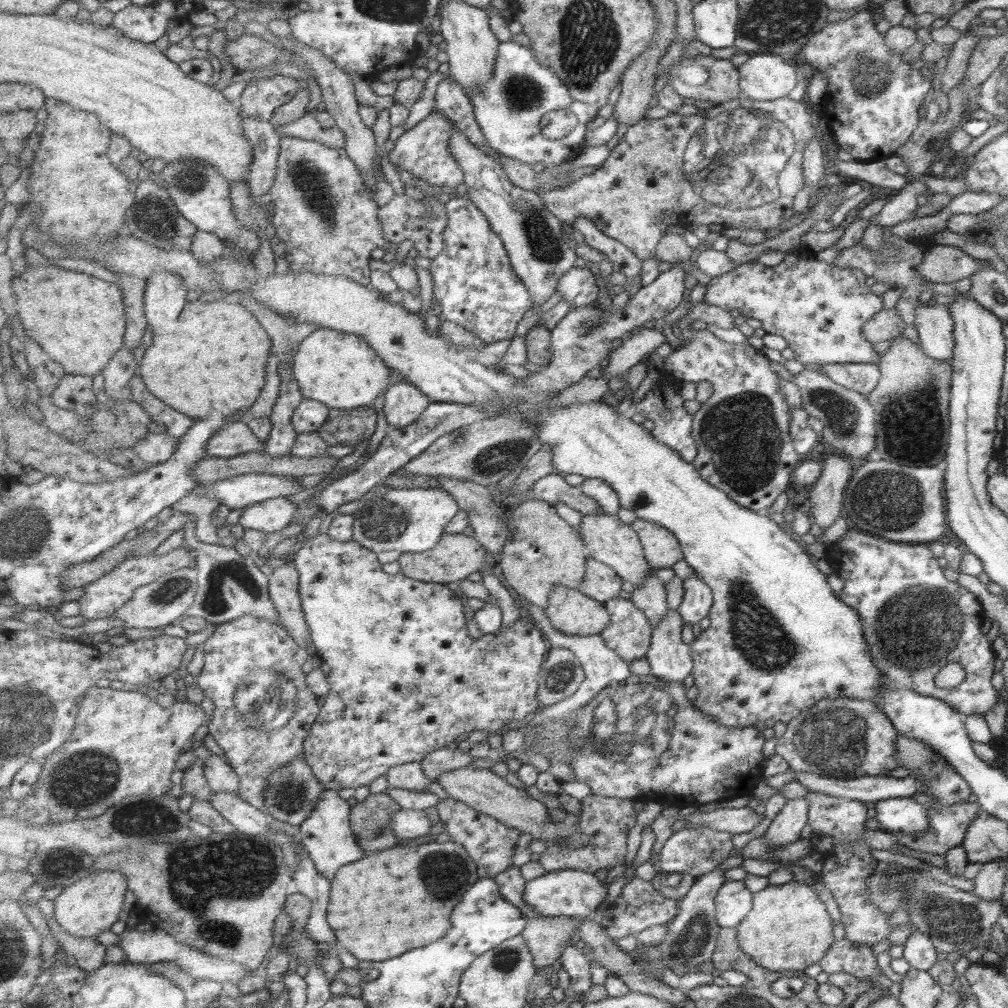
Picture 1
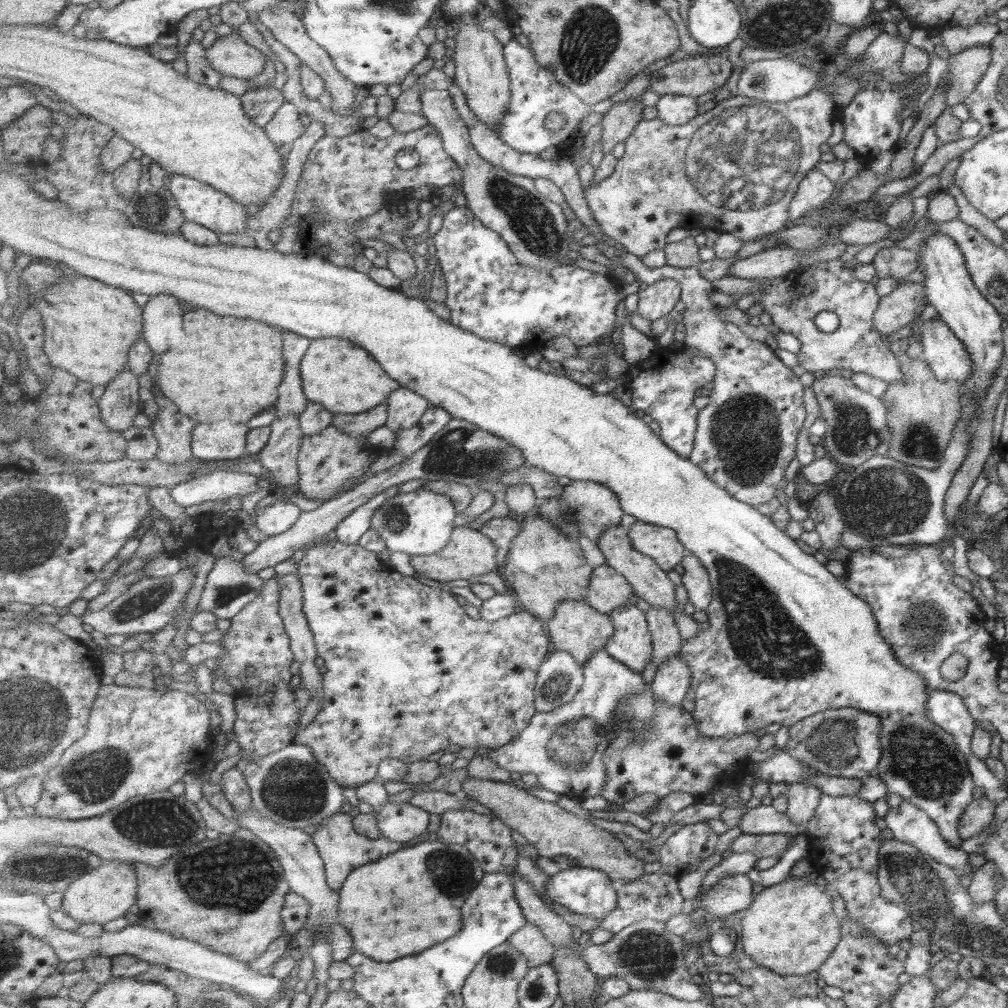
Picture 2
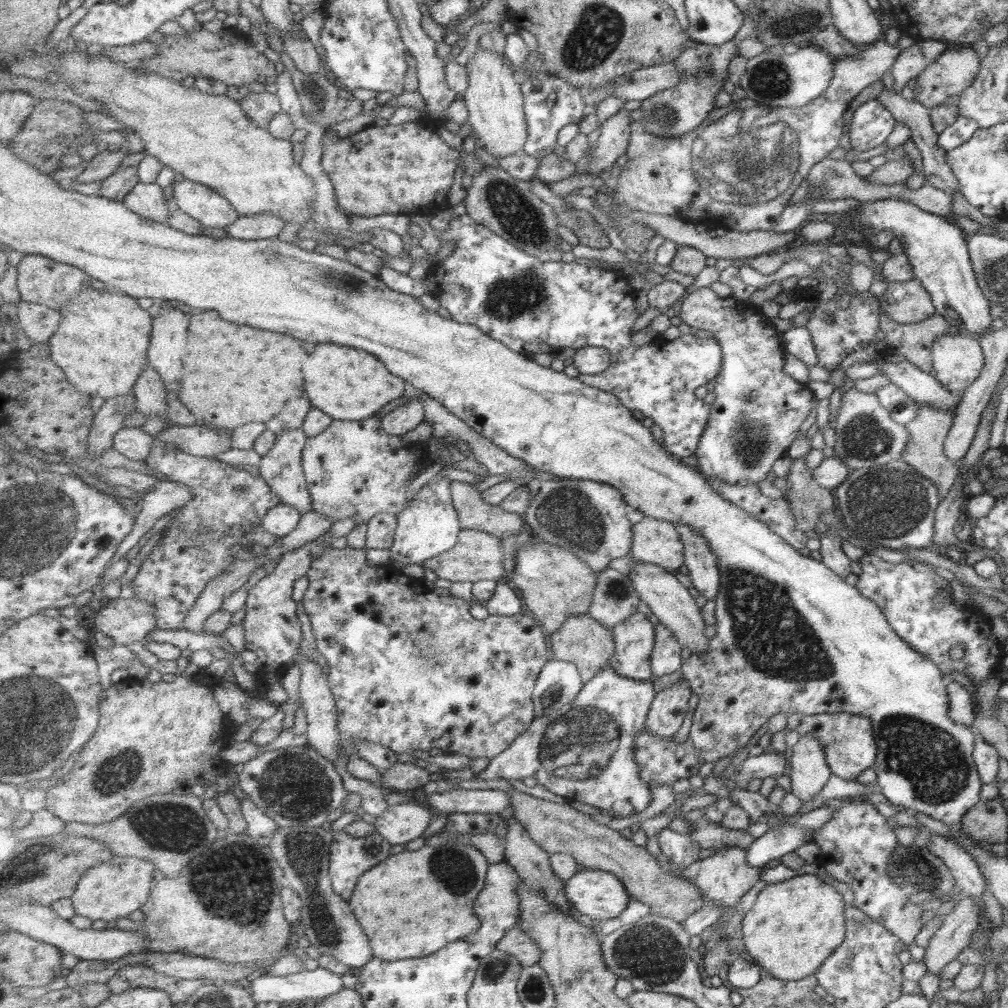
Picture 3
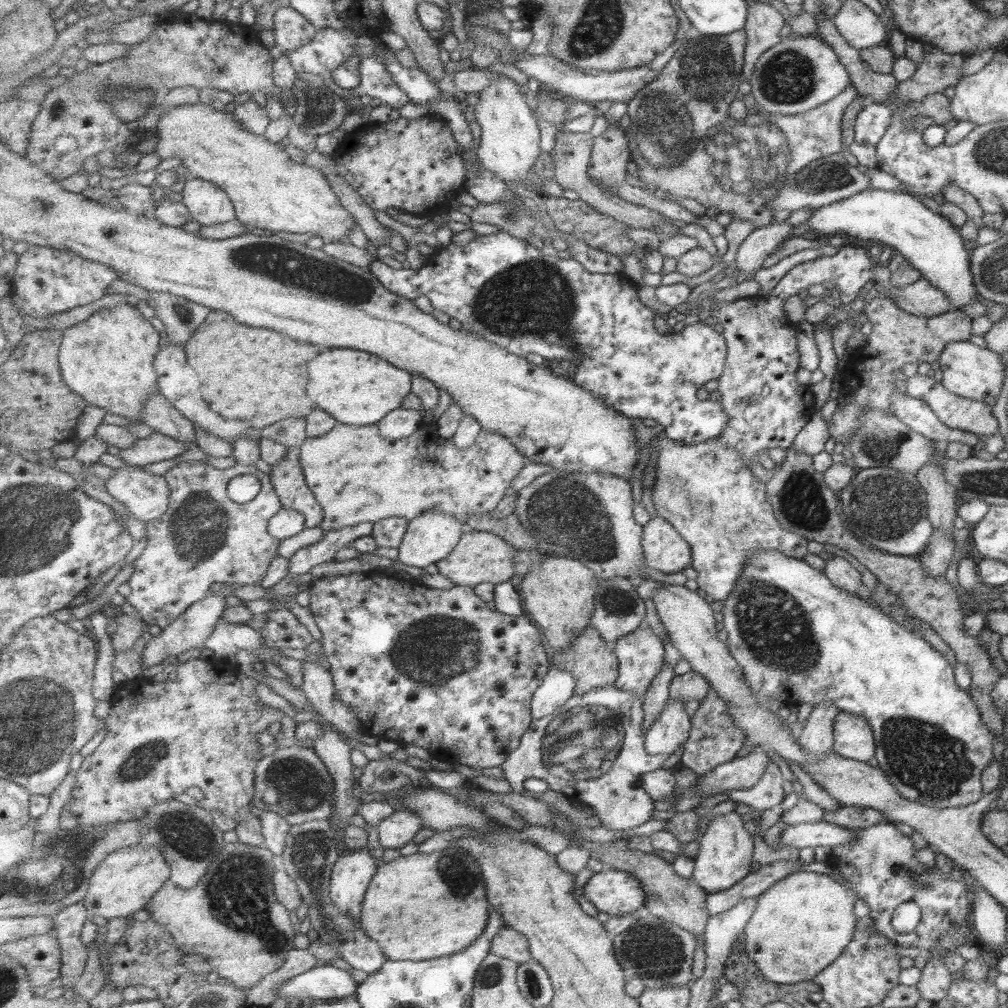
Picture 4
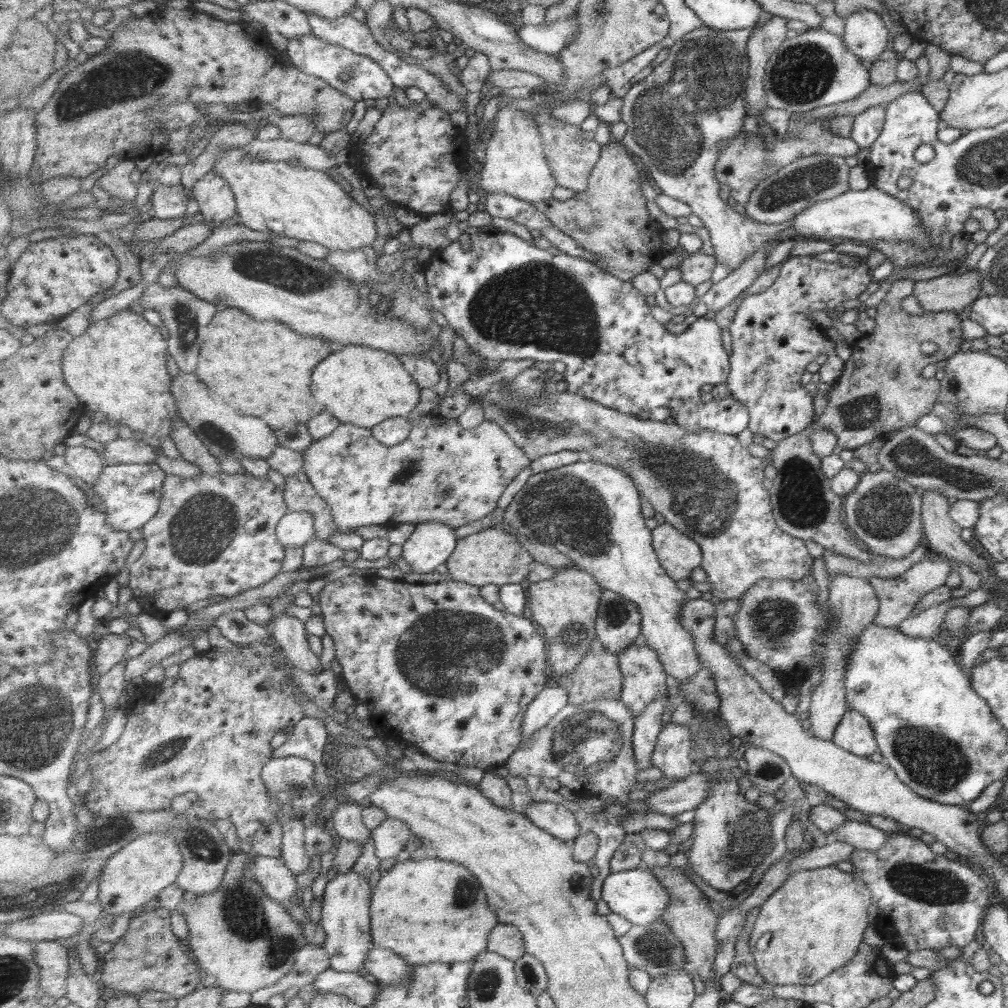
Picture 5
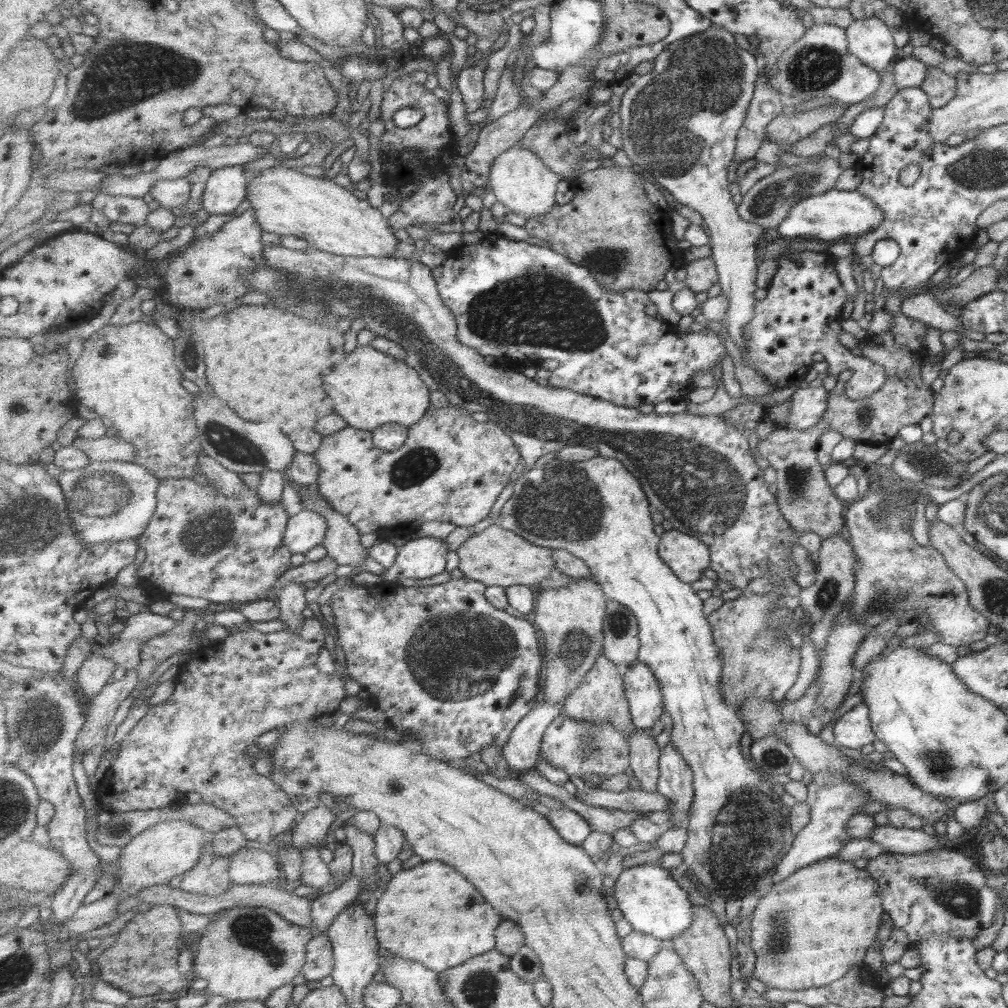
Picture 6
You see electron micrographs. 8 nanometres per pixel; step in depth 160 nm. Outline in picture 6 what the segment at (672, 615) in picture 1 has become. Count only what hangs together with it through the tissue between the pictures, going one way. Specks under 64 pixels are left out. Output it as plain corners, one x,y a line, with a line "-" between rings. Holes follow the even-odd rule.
671,742
662,748
659,764
657,790
670,800
670,829
688,829
695,798
694,772

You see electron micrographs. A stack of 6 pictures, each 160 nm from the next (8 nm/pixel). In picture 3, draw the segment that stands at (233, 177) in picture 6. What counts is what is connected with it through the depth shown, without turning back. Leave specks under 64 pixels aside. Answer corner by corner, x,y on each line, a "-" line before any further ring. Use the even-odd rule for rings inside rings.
189,179
172,185
174,206
200,220
205,227
226,230
240,217
229,199
212,187

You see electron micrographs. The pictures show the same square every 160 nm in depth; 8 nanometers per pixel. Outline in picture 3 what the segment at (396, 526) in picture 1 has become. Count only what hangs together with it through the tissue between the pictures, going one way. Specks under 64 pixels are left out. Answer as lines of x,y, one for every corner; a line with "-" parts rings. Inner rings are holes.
433,478
420,488
416,500
407,509
396,514
398,525
394,545
389,549
391,561
423,566
425,561
449,552
460,541
463,527
454,506
452,484
449,478

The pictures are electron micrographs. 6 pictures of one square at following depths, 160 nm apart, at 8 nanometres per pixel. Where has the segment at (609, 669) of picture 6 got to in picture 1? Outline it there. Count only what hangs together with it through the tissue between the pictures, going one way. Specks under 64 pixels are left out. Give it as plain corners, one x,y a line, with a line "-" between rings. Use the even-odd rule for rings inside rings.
567,585
553,590
545,616
562,633
586,637
600,635
612,621
603,602

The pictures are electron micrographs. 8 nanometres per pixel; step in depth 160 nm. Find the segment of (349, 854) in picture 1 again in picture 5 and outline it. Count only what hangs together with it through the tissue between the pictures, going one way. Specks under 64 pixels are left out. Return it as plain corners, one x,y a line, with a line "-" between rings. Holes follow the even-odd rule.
352,869
347,874
330,875
322,900
320,924
326,930
325,951
330,955
331,969
355,973
369,960
375,946
372,935
372,900
368,878

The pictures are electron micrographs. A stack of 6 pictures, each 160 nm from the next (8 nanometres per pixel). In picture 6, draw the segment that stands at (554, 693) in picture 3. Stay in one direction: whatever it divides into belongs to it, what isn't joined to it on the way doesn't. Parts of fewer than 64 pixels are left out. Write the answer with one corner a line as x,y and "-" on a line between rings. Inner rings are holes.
540,700
513,729
503,746
503,754
515,771
533,769
542,753
541,745
549,725
562,714
562,706

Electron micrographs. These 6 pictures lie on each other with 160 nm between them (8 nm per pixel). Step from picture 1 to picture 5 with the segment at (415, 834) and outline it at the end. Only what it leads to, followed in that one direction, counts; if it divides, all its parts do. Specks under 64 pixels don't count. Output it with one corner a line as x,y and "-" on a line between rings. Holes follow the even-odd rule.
388,818
373,833
375,842
375,854
380,860
396,858
405,851
405,844
411,840
414,834
403,820
391,820

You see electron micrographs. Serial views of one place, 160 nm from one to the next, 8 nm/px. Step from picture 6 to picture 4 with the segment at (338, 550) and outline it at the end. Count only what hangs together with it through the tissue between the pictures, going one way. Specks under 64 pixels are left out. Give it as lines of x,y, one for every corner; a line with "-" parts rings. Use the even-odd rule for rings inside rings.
288,447
285,458
272,466
270,476
284,508
301,511
306,518
306,527
315,528
324,521
324,507
308,485
300,454
300,447

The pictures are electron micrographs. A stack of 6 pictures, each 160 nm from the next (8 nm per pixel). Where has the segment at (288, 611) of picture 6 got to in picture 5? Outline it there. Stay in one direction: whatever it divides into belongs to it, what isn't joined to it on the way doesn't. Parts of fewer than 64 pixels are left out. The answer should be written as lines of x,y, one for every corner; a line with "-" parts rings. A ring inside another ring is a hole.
281,612
274,618
271,628
273,638
297,669
314,674
323,672
318,654
312,651
305,622

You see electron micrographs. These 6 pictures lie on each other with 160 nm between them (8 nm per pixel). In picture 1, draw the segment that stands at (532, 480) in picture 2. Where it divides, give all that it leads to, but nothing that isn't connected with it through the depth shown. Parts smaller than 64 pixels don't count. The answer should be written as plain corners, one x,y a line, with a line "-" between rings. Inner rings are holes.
553,472
533,486
533,498
549,500
553,506
569,505
584,515
602,515
601,505
584,493
581,486
570,486
563,476

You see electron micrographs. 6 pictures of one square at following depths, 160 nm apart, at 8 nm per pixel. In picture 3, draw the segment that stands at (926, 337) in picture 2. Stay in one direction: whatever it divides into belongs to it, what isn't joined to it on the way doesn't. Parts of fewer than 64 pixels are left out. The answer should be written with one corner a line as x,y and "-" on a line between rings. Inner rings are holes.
965,334
937,336
931,348
932,375
945,391
965,391
983,368
977,337

